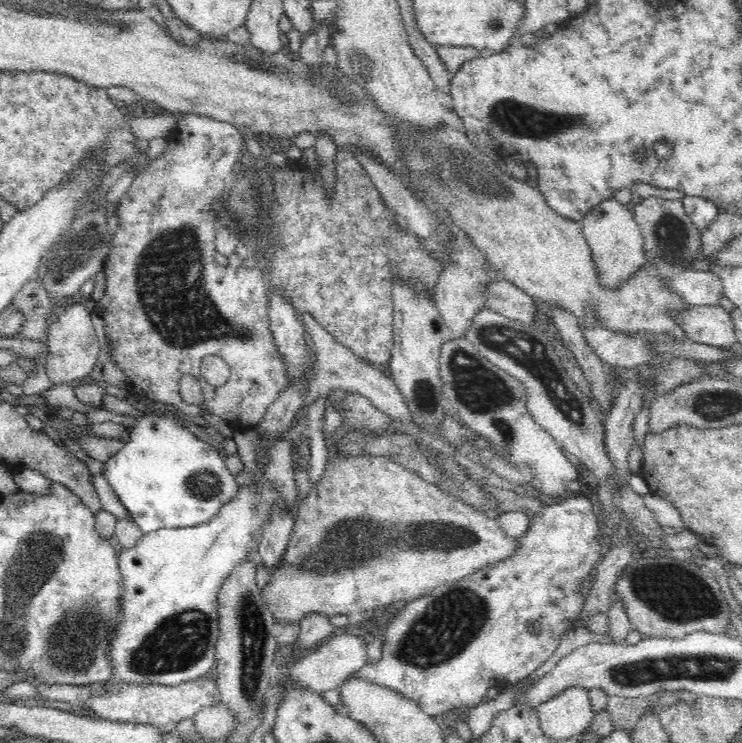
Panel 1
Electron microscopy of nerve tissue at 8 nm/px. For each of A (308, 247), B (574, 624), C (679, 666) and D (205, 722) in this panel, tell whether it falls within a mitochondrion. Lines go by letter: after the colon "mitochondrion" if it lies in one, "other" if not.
A: other
B: other
C: mitochondrion
D: other

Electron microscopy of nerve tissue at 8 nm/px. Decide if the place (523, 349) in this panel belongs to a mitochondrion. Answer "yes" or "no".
yes

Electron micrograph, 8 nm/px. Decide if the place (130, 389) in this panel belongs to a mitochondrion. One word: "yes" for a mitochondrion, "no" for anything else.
no

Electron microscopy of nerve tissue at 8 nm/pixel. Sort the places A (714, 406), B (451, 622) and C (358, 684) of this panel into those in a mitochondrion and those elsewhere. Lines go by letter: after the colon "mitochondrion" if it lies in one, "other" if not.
A: mitochondrion
B: mitochondrion
C: other

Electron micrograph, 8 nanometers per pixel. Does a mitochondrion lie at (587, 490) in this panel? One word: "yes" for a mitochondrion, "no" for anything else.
no

